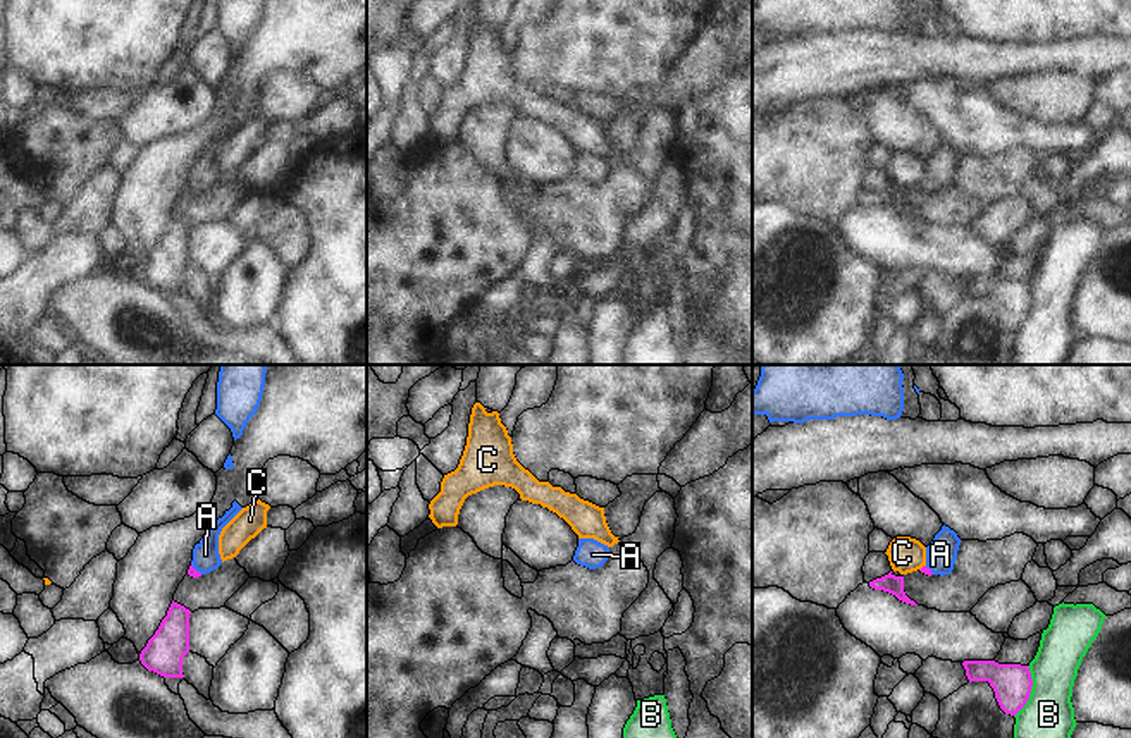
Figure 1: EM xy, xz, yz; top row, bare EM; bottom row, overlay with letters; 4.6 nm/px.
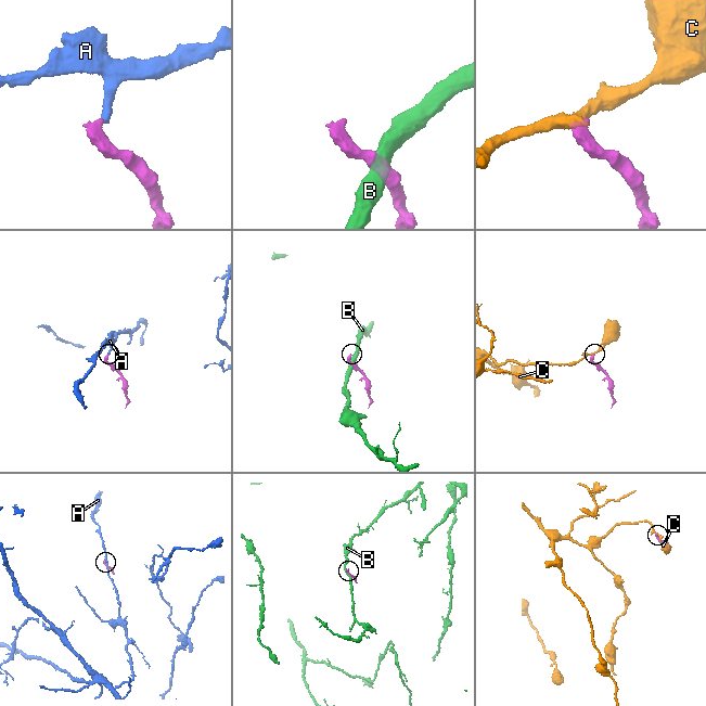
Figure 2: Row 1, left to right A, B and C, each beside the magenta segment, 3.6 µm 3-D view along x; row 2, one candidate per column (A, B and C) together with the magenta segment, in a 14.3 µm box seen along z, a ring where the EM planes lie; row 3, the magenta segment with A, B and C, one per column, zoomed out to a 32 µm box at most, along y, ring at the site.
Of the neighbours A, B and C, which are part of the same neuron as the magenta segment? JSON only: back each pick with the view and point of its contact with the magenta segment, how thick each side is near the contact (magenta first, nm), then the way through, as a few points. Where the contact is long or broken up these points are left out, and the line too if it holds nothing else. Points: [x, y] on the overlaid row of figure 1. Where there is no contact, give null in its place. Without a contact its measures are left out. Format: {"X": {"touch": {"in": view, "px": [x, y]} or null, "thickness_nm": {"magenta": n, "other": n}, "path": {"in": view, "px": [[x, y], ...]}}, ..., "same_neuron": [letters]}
{"A": {"touch": {"in": "xy", "px": [195, 570]}, "thickness_nm": {"magenta": 50, "other": 130}, "path": {"in": "xy", "px": [[191, 571], [195, 570], [205, 559], [205, 554]]}}, "same_neuron": ["A"]}

